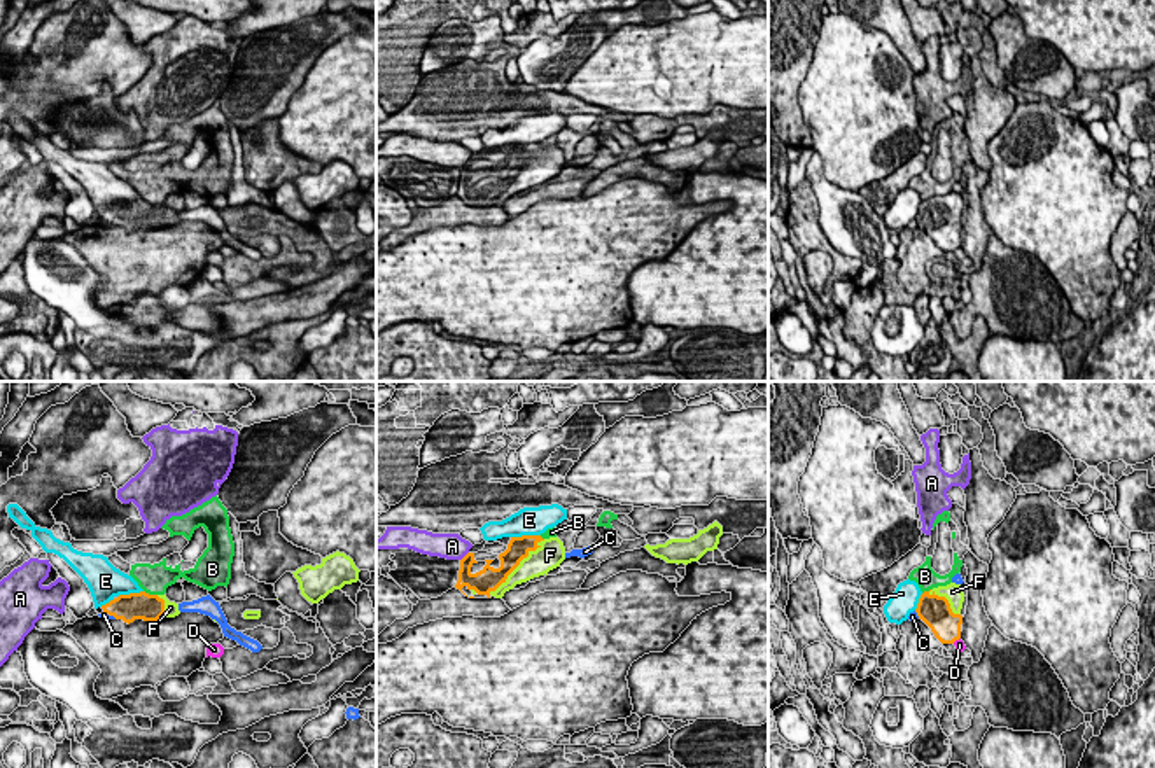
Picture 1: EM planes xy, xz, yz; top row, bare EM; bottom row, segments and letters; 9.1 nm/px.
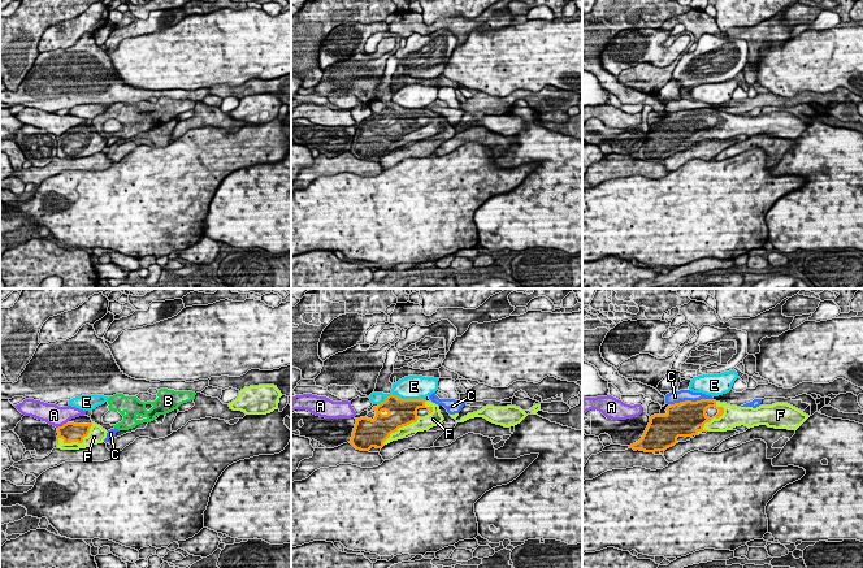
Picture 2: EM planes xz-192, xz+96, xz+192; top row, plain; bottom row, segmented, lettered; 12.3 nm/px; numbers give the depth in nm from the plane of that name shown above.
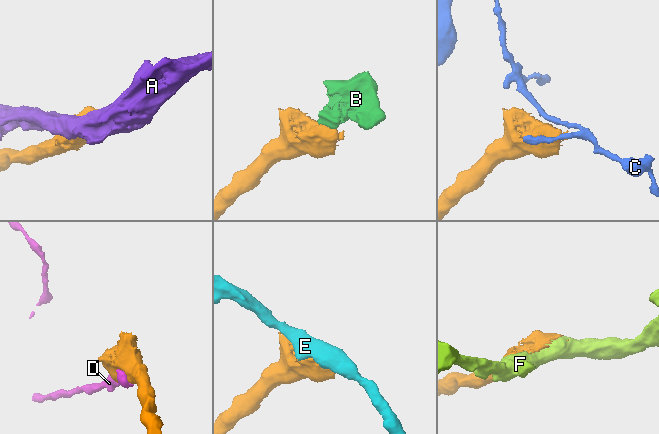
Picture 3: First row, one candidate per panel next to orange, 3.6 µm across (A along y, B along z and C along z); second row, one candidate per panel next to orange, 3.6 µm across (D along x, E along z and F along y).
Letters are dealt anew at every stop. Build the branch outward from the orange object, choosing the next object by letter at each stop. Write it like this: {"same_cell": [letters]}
{"same_cell": ["F"]}

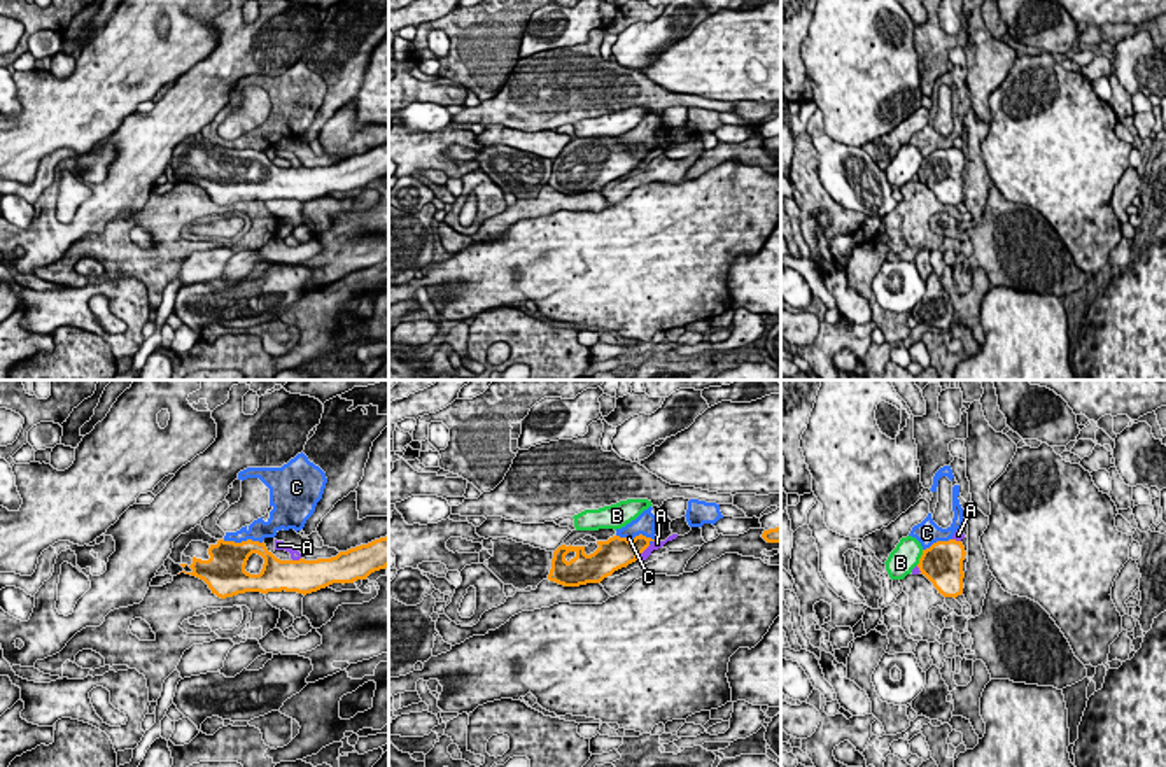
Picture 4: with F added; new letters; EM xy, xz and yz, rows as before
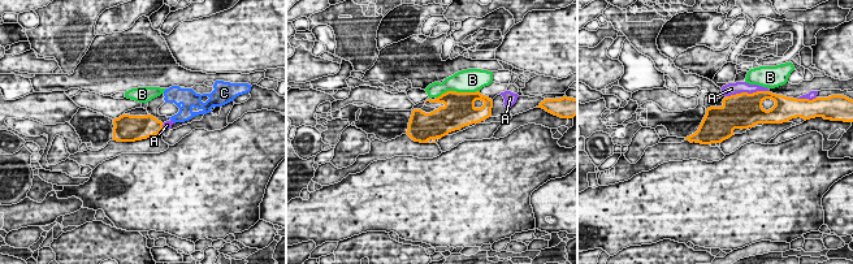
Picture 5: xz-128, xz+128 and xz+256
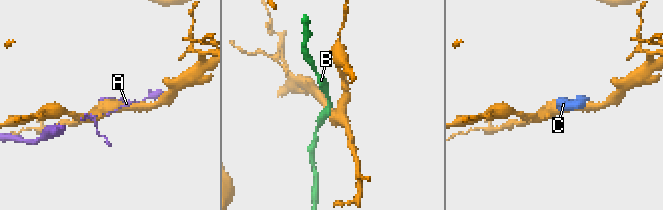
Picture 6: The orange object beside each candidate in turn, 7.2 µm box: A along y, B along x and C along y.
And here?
{"same_cell": []}

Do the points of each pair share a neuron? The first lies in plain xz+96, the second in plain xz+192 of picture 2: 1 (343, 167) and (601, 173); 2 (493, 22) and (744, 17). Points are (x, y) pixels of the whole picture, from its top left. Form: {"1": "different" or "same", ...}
{"1": "same", "2": "different"}

